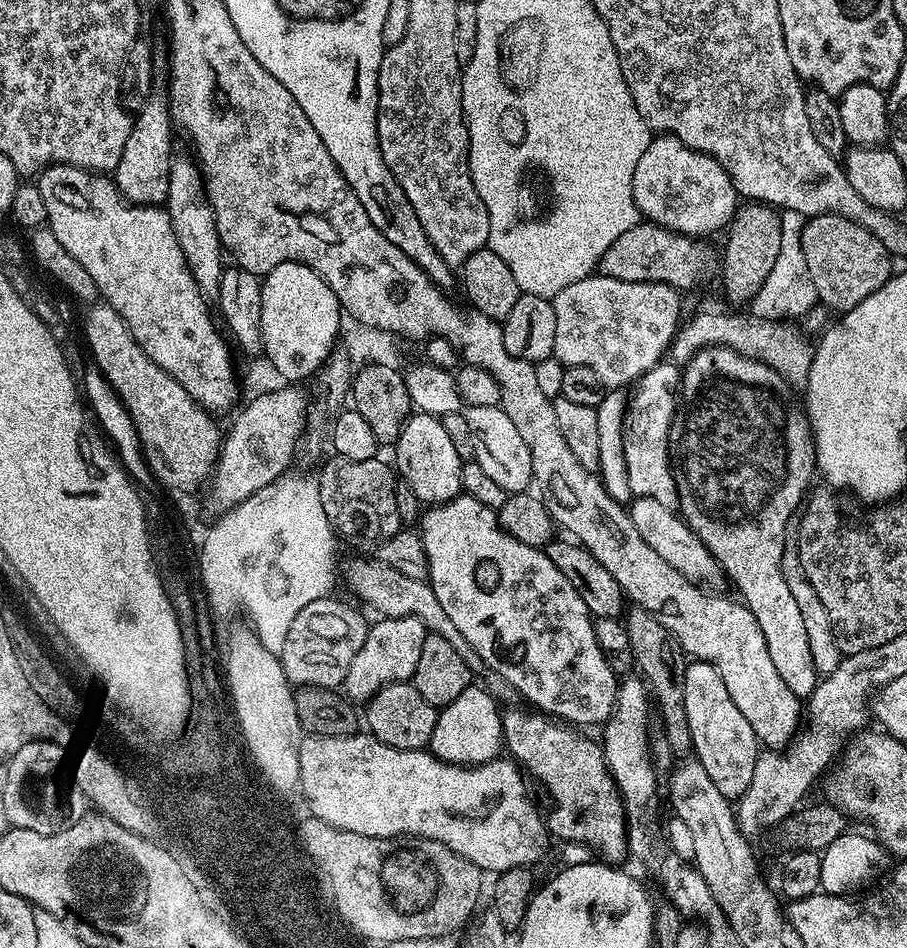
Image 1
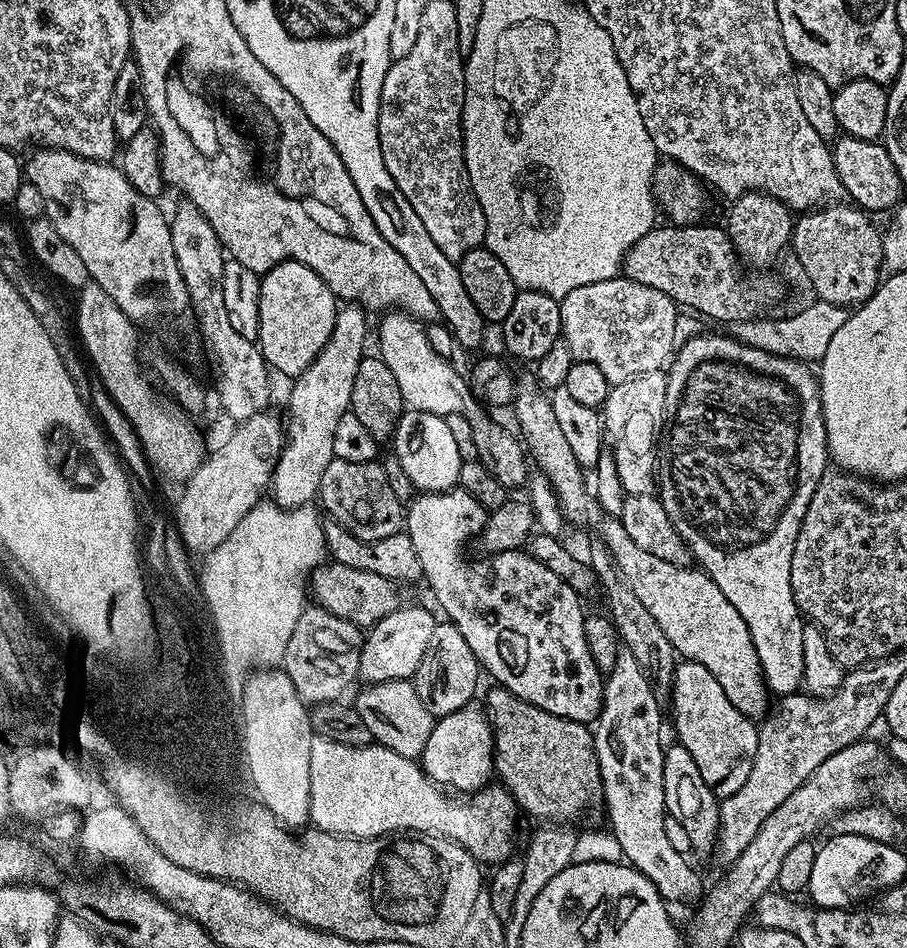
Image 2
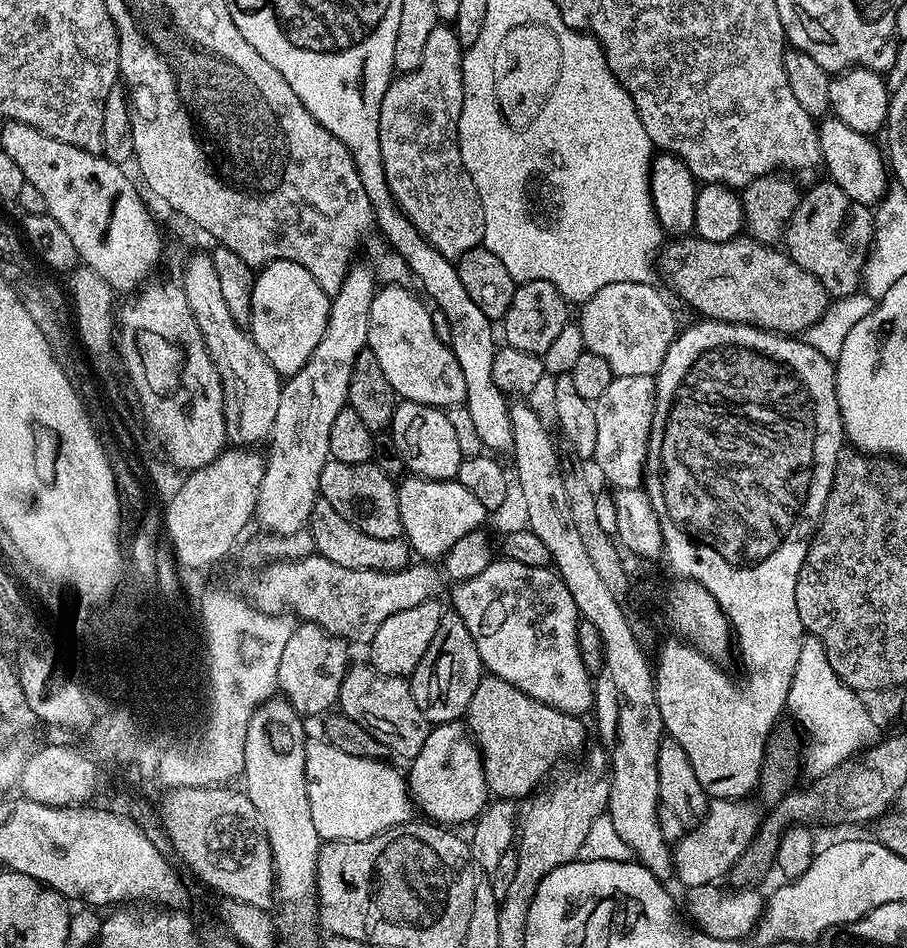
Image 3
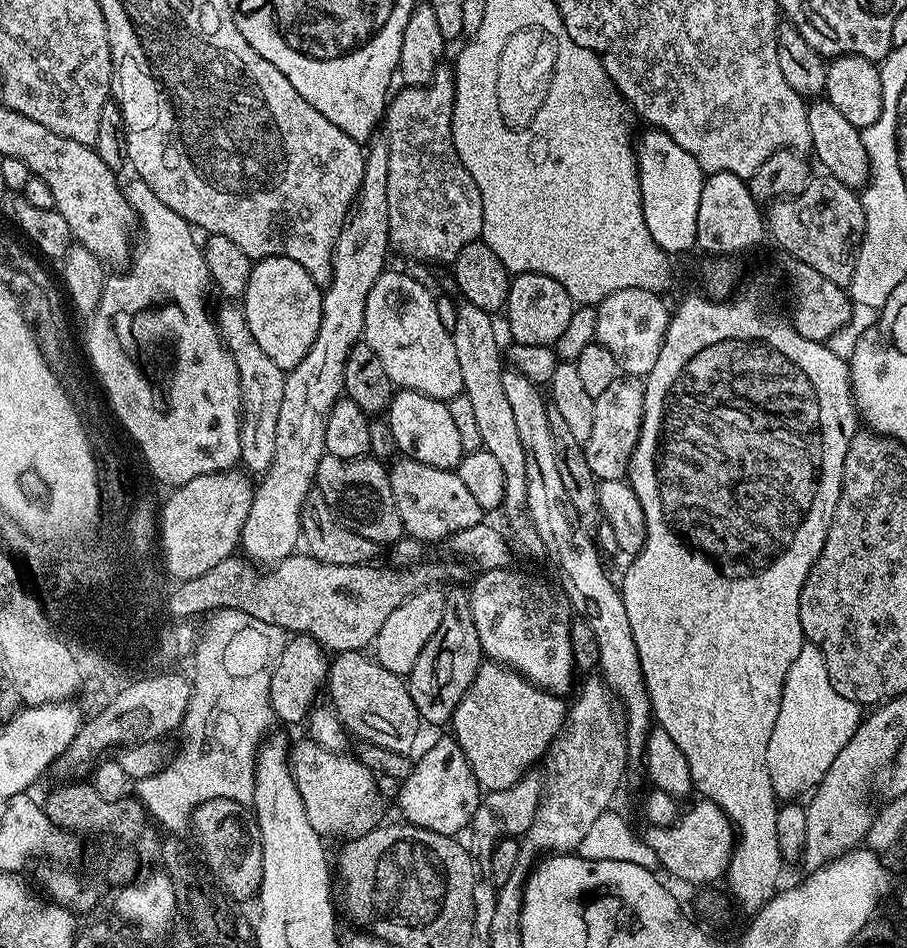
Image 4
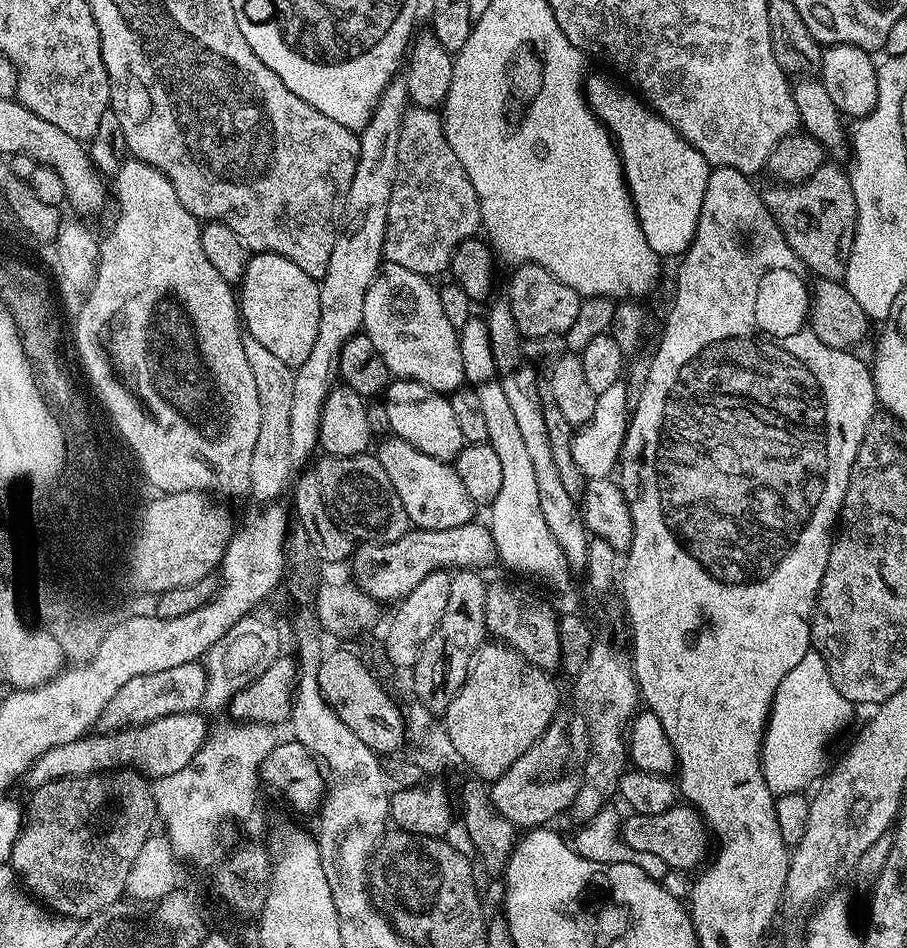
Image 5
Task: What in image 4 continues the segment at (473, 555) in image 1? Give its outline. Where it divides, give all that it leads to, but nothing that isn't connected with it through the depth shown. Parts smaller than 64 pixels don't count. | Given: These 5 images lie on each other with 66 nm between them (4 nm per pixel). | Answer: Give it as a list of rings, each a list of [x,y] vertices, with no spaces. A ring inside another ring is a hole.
[[[400,458],[388,468],[388,477],[390,490],[394,494],[394,506],[398,506],[398,518],[402,518],[404,531],[409,537],[421,542],[444,542],[456,532],[466,530],[482,520],[478,502],[474,502],[470,490],[466,490],[462,478],[458,478],[453,469],[426,466],[426,462]],[[511,567],[502,569],[490,569],[488,571],[481,571],[479,573],[480,577],[476,581],[473,579],[470,584],[470,610],[474,614],[474,626],[478,629],[478,642],[480,643],[481,653],[489,661],[504,664],[507,668],[511,668],[512,671],[520,673],[521,676],[525,676],[532,684],[536,684],[539,688],[545,688],[547,692],[552,692],[554,695],[564,698],[567,697],[567,692],[573,691],[572,688],[572,674],[577,671],[575,660],[572,657],[571,652],[571,624],[574,617],[574,613],[570,605],[568,605],[568,600],[565,598],[563,592],[557,590],[555,587],[552,588],[544,580],[539,580],[536,576],[531,576],[528,572],[512,572]]]

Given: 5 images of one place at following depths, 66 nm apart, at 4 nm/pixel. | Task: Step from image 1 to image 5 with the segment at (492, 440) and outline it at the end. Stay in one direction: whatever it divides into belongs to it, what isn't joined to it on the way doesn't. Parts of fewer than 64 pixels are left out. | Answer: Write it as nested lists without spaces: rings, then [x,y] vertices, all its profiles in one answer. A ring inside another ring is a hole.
[[[383,263],[366,292],[362,330],[377,347],[378,354],[382,355],[393,377],[420,381],[436,392],[445,394],[451,394],[465,385],[459,331],[447,320],[439,289],[429,277],[415,274],[397,263]]]

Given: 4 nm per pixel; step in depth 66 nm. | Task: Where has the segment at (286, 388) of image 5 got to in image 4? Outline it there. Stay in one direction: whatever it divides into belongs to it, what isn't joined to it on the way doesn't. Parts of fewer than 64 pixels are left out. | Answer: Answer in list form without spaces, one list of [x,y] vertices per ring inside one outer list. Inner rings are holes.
[[[224,302],[220,309],[215,309],[214,319],[224,345],[232,353],[240,375],[242,393],[242,419],[240,421],[240,464],[249,473],[263,474],[274,462],[276,435],[278,434],[278,410],[282,406],[282,390],[284,389],[285,369],[274,366],[270,358],[266,358],[262,346],[254,342],[254,334],[250,334],[250,326],[246,326],[243,307],[236,308],[232,302]]]

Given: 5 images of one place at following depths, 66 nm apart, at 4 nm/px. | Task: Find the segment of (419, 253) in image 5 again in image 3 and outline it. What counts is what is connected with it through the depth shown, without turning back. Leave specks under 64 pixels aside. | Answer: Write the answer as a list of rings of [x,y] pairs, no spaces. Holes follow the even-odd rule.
[[[437,26],[426,38],[426,50],[422,62],[413,72],[401,72],[382,98],[382,110],[378,122],[378,138],[382,146],[382,166],[386,170],[386,182],[394,194],[396,204],[408,216],[424,237],[443,256],[459,258],[466,250],[479,248],[484,242],[482,202],[474,186],[474,178],[462,162],[462,150],[458,146],[458,118],[462,110],[464,83],[462,62],[464,52],[452,26]]]

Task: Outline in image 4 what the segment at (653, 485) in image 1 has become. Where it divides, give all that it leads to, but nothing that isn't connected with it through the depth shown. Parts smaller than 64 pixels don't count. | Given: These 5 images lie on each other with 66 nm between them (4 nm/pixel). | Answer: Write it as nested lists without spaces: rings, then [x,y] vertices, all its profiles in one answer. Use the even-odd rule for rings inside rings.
[[[621,374],[605,392],[595,398],[594,430],[583,444],[586,462],[590,462],[590,470],[597,481],[625,479],[644,417],[644,381],[639,376]]]

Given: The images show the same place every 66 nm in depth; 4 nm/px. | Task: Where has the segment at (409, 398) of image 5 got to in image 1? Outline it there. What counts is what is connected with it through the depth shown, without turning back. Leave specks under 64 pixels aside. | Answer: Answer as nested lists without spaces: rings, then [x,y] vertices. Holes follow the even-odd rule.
[[[417,411],[409,416],[402,434],[395,442],[396,460],[394,468],[399,479],[405,480],[420,499],[421,505],[431,506],[444,504],[461,495],[460,465],[462,463],[458,450],[454,450],[454,442],[446,434],[446,426],[442,426],[440,417]]]

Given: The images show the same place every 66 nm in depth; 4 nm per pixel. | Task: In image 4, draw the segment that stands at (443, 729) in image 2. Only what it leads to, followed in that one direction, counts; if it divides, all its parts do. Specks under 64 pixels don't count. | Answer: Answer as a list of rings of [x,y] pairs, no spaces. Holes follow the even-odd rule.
[[[454,738],[447,739],[434,741],[421,754],[420,761],[418,758],[413,763],[412,773],[399,781],[396,804],[407,823],[422,830],[434,830],[434,834],[456,838],[471,824],[480,804],[482,789],[466,762],[466,754],[462,754],[462,746],[458,746]]]

